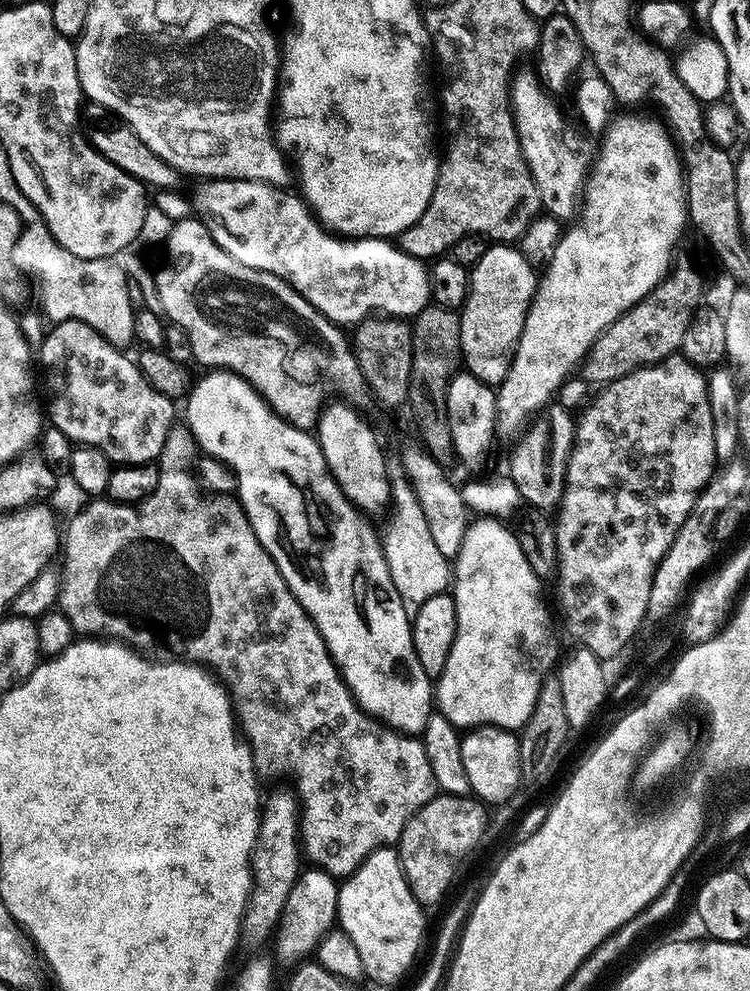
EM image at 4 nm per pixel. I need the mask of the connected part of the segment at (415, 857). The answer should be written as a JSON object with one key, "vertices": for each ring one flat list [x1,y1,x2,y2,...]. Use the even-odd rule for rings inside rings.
{"vertices":[[433,795,422,810,418,810,406,822,398,841,400,865,414,898,422,906,436,904,448,892,456,867,472,852,472,847,484,836,484,823,490,820,481,801,466,796]]}

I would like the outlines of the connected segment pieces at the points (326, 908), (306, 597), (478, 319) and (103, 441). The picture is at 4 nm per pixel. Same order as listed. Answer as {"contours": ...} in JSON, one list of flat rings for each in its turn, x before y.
{"contours":[[[315,866,305,867,294,882,294,890,290,890,290,898,286,898,280,922,274,929,275,955,280,955,284,960,292,960,291,962,300,962,311,957,321,937,337,923,336,903,339,897,340,884,337,877]],[[208,370,203,374,205,376,197,384,195,381,189,387,186,395,188,405,182,408,182,416,188,419,188,428,192,431,197,446,201,448,202,451,200,452,205,457,212,457,223,463,225,468,235,476,235,495,244,508,246,518,250,522,258,542,262,542,266,554,270,554,270,558,274,558,282,578,286,578,286,586,290,586,294,598,298,598,298,602,304,607,306,614,322,634,322,638,328,647,328,653,332,655,332,660,336,663,336,668,340,671,340,676,344,679,348,689,352,691,352,697,356,699,356,703,368,715,376,717,381,724,395,728,401,734,423,733,426,722,434,715,434,680,433,677,426,674,426,670,422,670,422,662,418,662,418,654,414,650,414,642,412,641,412,622,406,614,402,598,399,597,394,582,391,581,390,570,387,568,387,560,384,557,381,537,378,535,377,529,375,532,368,525,369,517,345,498,338,482,332,477,332,471,328,469,328,463,320,449,319,439,311,431,296,428,293,424,284,420,238,373,227,370]],[[496,242,485,247,482,258,471,268,468,278,468,296,463,308,459,309,460,317,460,354,463,367,471,376,478,378,483,384,499,386,510,370,510,362,516,353,518,338,522,338,522,330,526,322,526,314,532,305,538,283,537,269,532,268,519,247,508,242]],[[67,320,52,324,38,351,38,364,44,367,44,384,48,387,46,416,52,419,49,420,51,427,62,430,73,445,102,450,117,465,151,464,161,459,160,451,172,432,172,419,178,416,178,408,172,398,151,385,135,359,124,355,128,354,106,342,106,338,86,326,86,322]]]}

